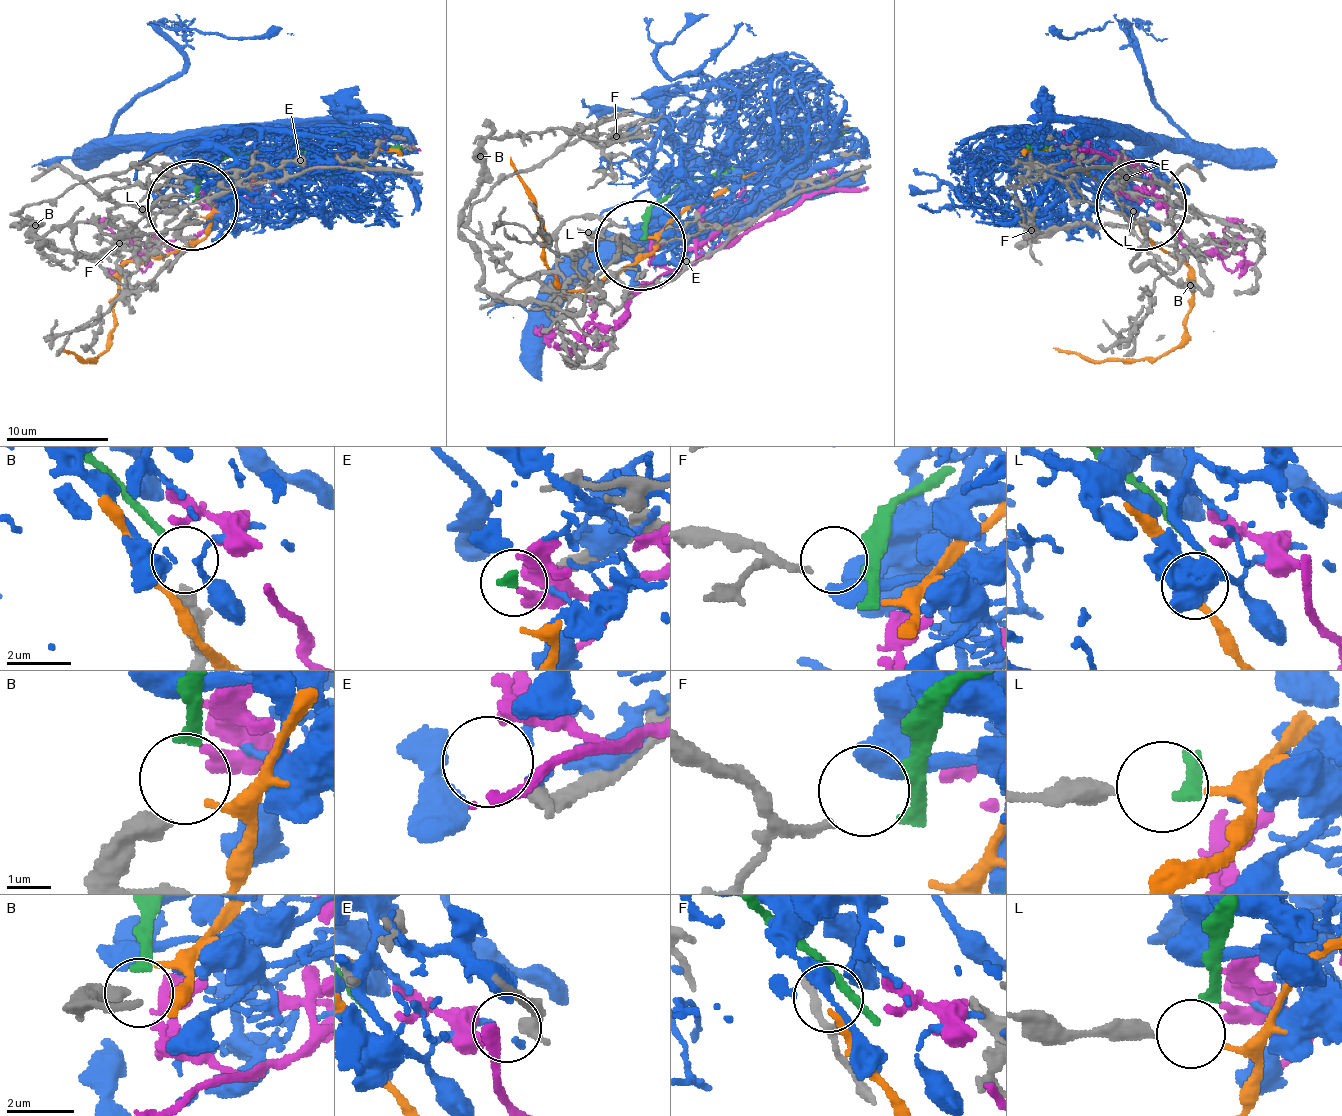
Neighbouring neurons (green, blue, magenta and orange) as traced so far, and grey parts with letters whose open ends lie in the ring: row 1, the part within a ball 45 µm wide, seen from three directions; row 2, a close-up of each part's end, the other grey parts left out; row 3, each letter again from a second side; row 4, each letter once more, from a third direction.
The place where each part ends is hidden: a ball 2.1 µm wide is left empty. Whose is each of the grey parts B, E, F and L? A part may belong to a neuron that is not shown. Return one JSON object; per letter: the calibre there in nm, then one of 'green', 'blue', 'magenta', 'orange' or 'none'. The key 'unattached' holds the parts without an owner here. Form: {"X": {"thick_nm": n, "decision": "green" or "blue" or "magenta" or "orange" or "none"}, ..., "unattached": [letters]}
{"B": {"thick_nm": 460, "decision": "green"}, "E": {"thick_nm": 440, "decision": "none"}, "F": {"thick_nm": 190, "decision": "none"}, "L": {"thick_nm": 400, "decision": "orange"}, "unattached": ["E", "F"]}

